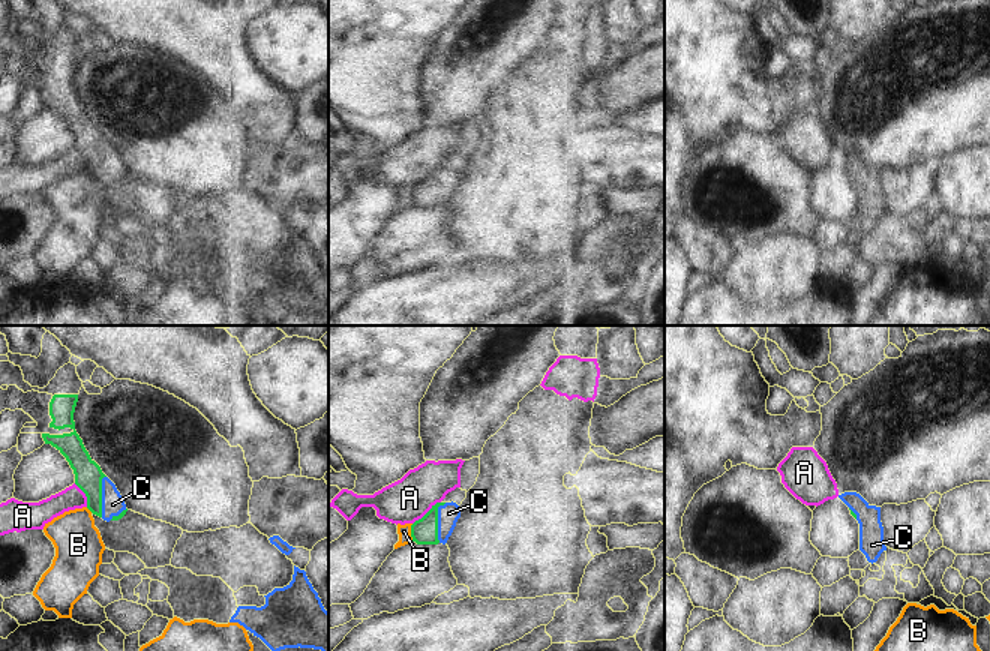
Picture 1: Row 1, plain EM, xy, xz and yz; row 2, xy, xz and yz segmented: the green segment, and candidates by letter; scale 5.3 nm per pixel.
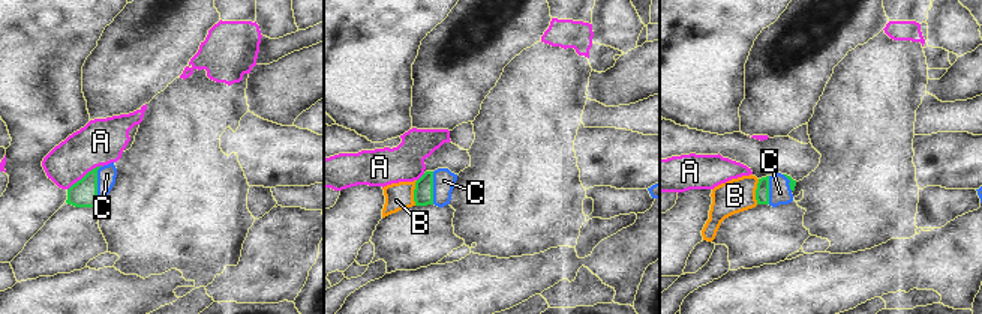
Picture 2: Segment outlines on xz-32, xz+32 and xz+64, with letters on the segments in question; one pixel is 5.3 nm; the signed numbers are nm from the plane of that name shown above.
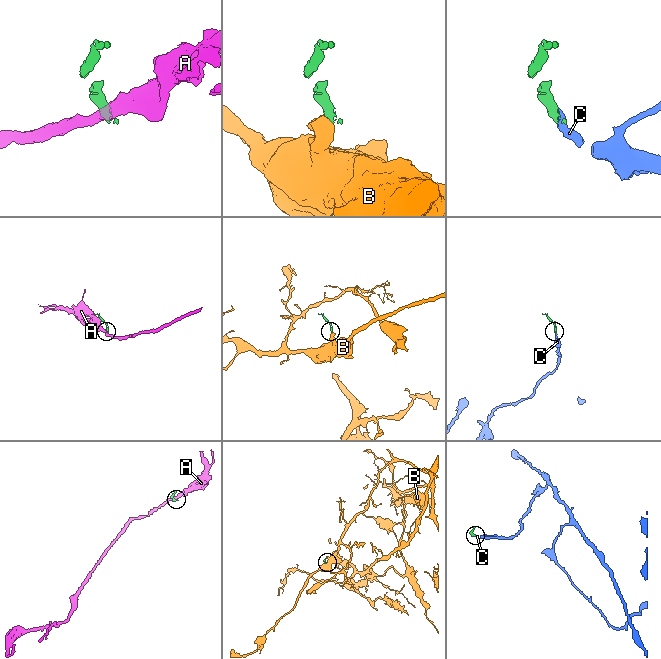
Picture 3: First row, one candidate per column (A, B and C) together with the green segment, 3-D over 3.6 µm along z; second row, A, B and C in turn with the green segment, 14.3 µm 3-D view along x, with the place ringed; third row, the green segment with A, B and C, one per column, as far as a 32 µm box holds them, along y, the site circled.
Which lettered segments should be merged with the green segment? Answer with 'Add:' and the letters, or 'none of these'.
Add: C

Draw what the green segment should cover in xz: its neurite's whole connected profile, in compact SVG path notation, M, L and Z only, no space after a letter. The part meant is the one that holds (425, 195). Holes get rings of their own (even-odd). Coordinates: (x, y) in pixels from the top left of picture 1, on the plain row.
M436 166L411 189L411 201L417 208L446 208L460 182L456 166Z

